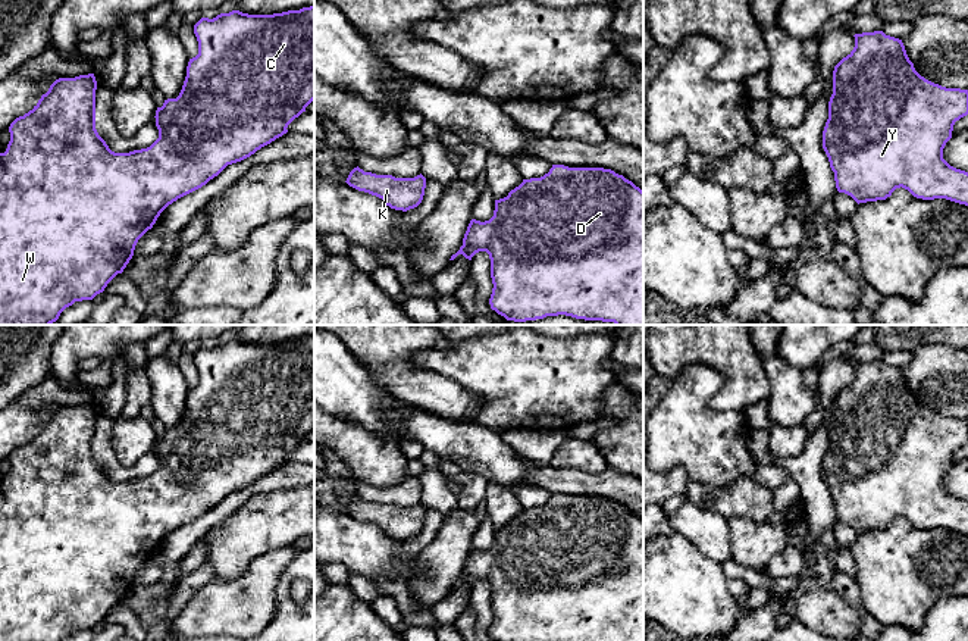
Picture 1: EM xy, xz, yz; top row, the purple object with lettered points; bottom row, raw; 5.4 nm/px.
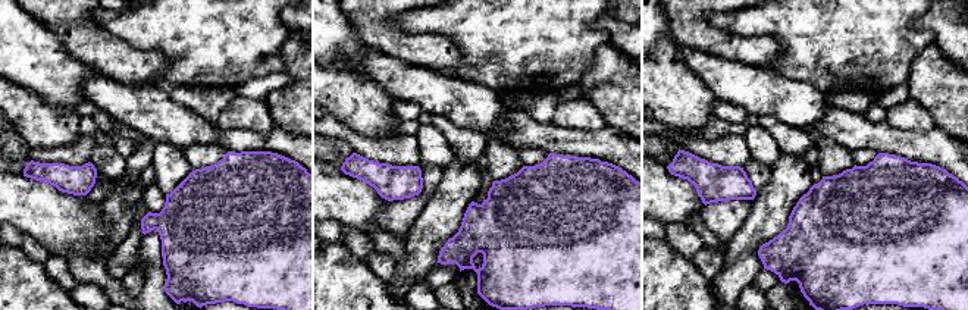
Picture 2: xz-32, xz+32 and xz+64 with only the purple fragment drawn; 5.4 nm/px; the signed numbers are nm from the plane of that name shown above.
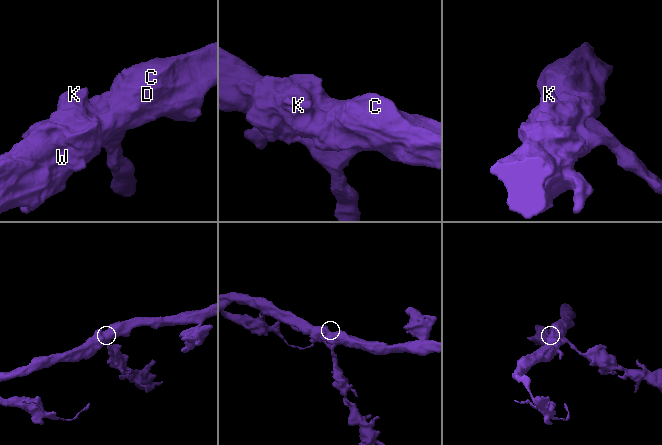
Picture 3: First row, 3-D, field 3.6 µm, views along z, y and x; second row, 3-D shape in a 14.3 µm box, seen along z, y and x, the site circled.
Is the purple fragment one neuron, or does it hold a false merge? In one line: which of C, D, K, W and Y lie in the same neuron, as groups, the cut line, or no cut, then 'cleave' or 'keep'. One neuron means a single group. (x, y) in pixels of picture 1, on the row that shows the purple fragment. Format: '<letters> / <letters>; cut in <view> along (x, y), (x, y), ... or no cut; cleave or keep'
C D K W Y; no cut; keep

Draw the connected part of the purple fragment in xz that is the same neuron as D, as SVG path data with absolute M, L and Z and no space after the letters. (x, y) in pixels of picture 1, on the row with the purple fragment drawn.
M552 165L543 176L523 179L507 197L495 200L494 216L489 221L470 221L463 246L449 260L454 260L458 254L472 260L479 251L486 251L491 259L491 278L494 284L489 298L491 309L507 320L526 322L566 315L585 320L614 322L615 325L643 325L643 191L611 169Z

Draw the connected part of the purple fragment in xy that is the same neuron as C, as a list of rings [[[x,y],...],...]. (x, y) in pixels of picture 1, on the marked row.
[[[314,6],[273,15],[248,15],[239,10],[220,13],[213,19],[201,18],[194,25],[198,54],[189,59],[182,90],[176,99],[165,100],[156,110],[159,138],[147,148],[115,153],[95,129],[94,74],[56,79],[32,110],[16,118],[10,126],[10,141],[0,153],[0,325],[51,325],[75,301],[93,300],[107,284],[122,273],[134,256],[138,240],[153,228],[160,213],[178,198],[201,188],[228,165],[241,162],[261,147],[288,132],[288,125],[314,100]]]

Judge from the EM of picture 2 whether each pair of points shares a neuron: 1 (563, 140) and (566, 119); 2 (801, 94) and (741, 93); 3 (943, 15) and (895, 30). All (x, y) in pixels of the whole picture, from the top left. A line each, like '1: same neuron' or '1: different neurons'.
1: different neurons
2: same neuron
3: different neurons

